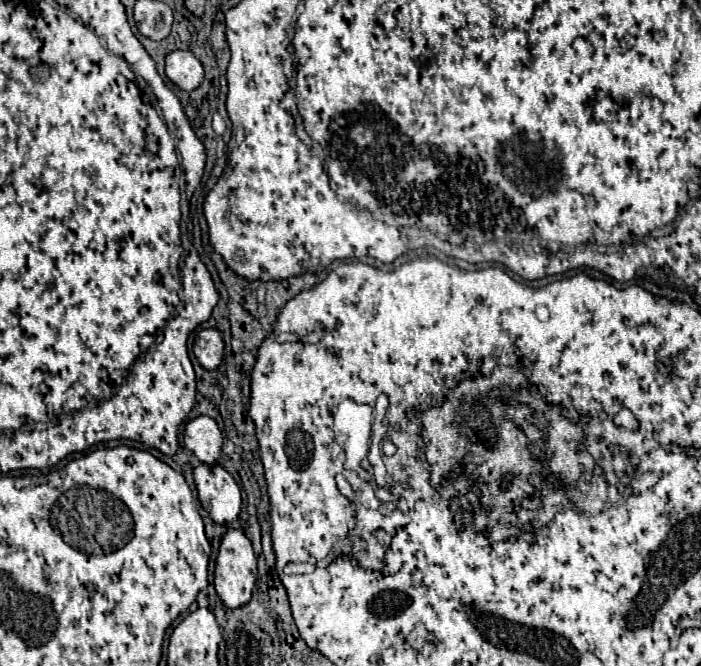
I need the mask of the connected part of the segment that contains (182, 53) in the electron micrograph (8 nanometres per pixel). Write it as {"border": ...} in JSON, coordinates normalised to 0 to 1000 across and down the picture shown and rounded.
{"border":[[[248,75],[237,84],[237,114],[260,135],[277,135],[291,117],[285,90],[268,75]]]}

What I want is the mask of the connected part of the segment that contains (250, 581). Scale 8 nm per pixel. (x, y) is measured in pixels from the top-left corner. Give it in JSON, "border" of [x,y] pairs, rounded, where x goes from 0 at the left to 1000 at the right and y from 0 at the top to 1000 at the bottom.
{"border":[[[325,796],[317,808],[308,838],[305,883],[325,913],[342,913],[357,904],[365,880],[365,835],[359,814],[342,796]]]}

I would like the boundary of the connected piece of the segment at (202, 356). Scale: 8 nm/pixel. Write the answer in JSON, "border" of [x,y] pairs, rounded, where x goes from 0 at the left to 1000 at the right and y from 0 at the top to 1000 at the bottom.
{"border":[[[308,492],[288,495],[277,511],[277,535],[294,556],[308,556],[320,535],[320,511]]]}

